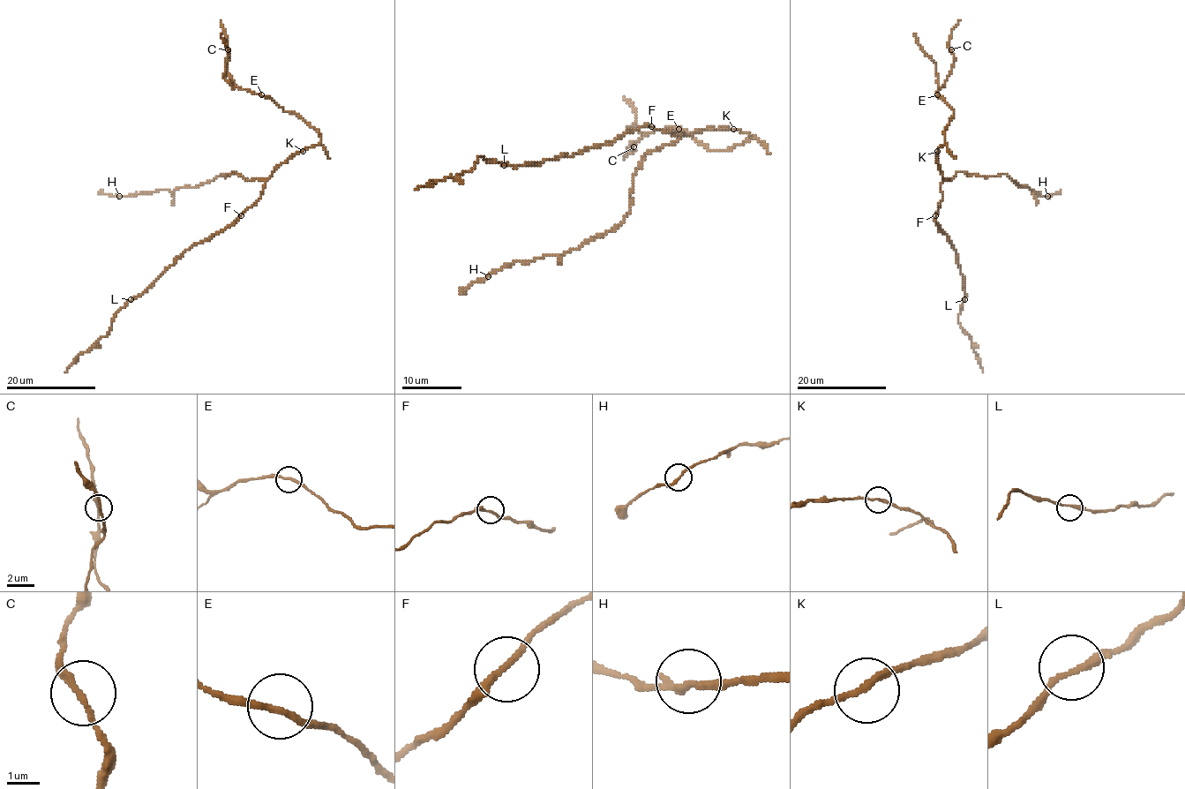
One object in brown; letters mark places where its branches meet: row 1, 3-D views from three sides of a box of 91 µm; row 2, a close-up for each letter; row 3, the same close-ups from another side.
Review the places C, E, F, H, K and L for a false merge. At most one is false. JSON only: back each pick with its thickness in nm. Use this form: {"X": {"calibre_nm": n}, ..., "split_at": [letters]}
{"split_at": []}

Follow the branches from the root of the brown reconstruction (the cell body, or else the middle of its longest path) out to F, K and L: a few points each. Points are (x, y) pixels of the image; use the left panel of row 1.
F: (260, 197), (241, 215)
K: (260, 197), (271, 173), (281, 163), (303, 151)
L: (260, 197), (232, 223), (190, 247), (143, 292), (131, 299)

